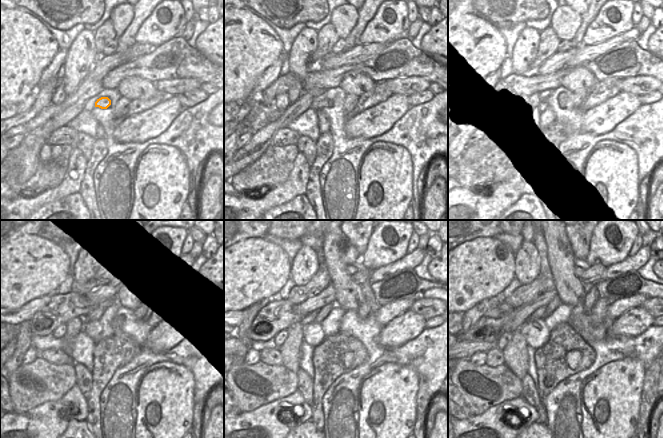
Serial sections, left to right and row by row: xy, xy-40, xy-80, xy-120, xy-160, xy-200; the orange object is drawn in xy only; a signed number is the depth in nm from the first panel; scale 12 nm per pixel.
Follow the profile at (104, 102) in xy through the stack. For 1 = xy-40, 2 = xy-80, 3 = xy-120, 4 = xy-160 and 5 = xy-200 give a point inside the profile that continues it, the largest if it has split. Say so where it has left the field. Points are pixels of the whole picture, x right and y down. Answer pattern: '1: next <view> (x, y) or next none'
1: next xy-40 (326, 102)
2: next xy-80 (542, 105)
3: next xy-120 (92, 328)
4: next xy-160 (313, 334)
5: next xy-200 (536, 334)

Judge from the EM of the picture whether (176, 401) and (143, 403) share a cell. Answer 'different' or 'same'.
same

